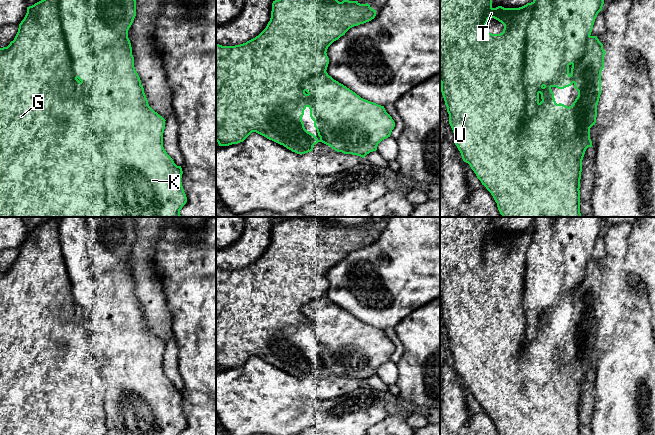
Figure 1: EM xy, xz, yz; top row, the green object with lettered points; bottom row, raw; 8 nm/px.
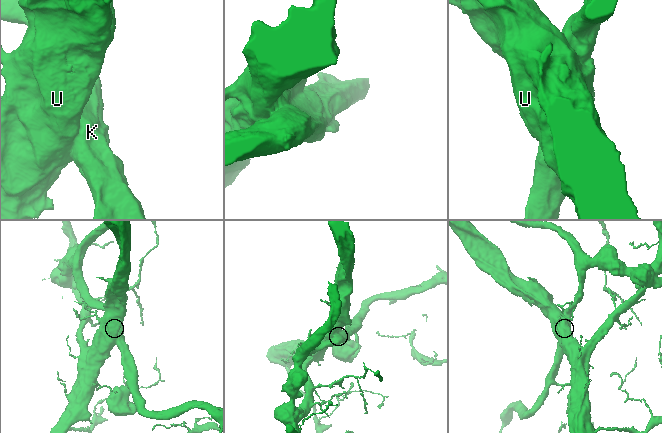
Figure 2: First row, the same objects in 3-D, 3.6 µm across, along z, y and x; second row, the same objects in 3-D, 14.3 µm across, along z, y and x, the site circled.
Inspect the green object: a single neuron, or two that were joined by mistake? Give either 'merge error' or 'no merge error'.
merge error

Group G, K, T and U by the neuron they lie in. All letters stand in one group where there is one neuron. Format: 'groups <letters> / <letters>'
groups G T U / K

